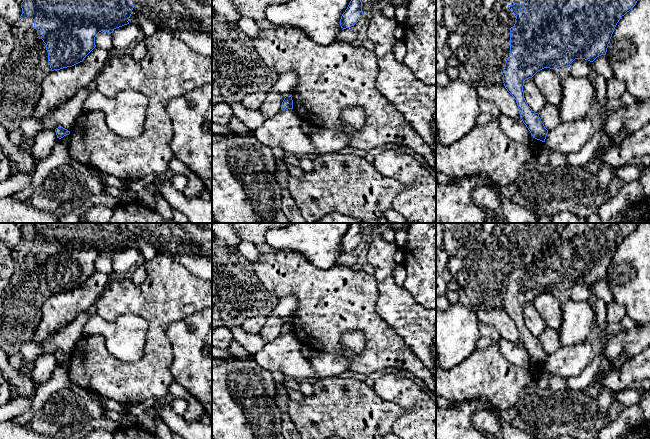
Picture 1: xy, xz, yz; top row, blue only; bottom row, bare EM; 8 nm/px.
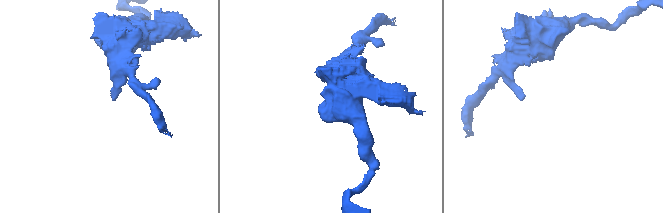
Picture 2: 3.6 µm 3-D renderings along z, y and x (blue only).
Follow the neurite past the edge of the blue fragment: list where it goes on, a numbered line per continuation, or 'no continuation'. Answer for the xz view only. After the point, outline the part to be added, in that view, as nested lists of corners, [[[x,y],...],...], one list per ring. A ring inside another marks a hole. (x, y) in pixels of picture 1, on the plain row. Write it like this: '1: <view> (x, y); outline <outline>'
no continuation

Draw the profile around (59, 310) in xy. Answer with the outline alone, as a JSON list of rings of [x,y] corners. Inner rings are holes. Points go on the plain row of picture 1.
[[[95,271],[82,286],[72,291],[54,294],[48,298],[42,305],[40,323],[31,341],[42,341],[48,334],[56,333],[61,328],[72,323],[79,313],[87,311],[87,309],[98,300],[100,295],[107,288],[111,278],[111,276]]]

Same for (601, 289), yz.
[[[606,279],[597,281],[593,286],[593,294],[604,301],[605,304],[614,301],[614,297]]]

